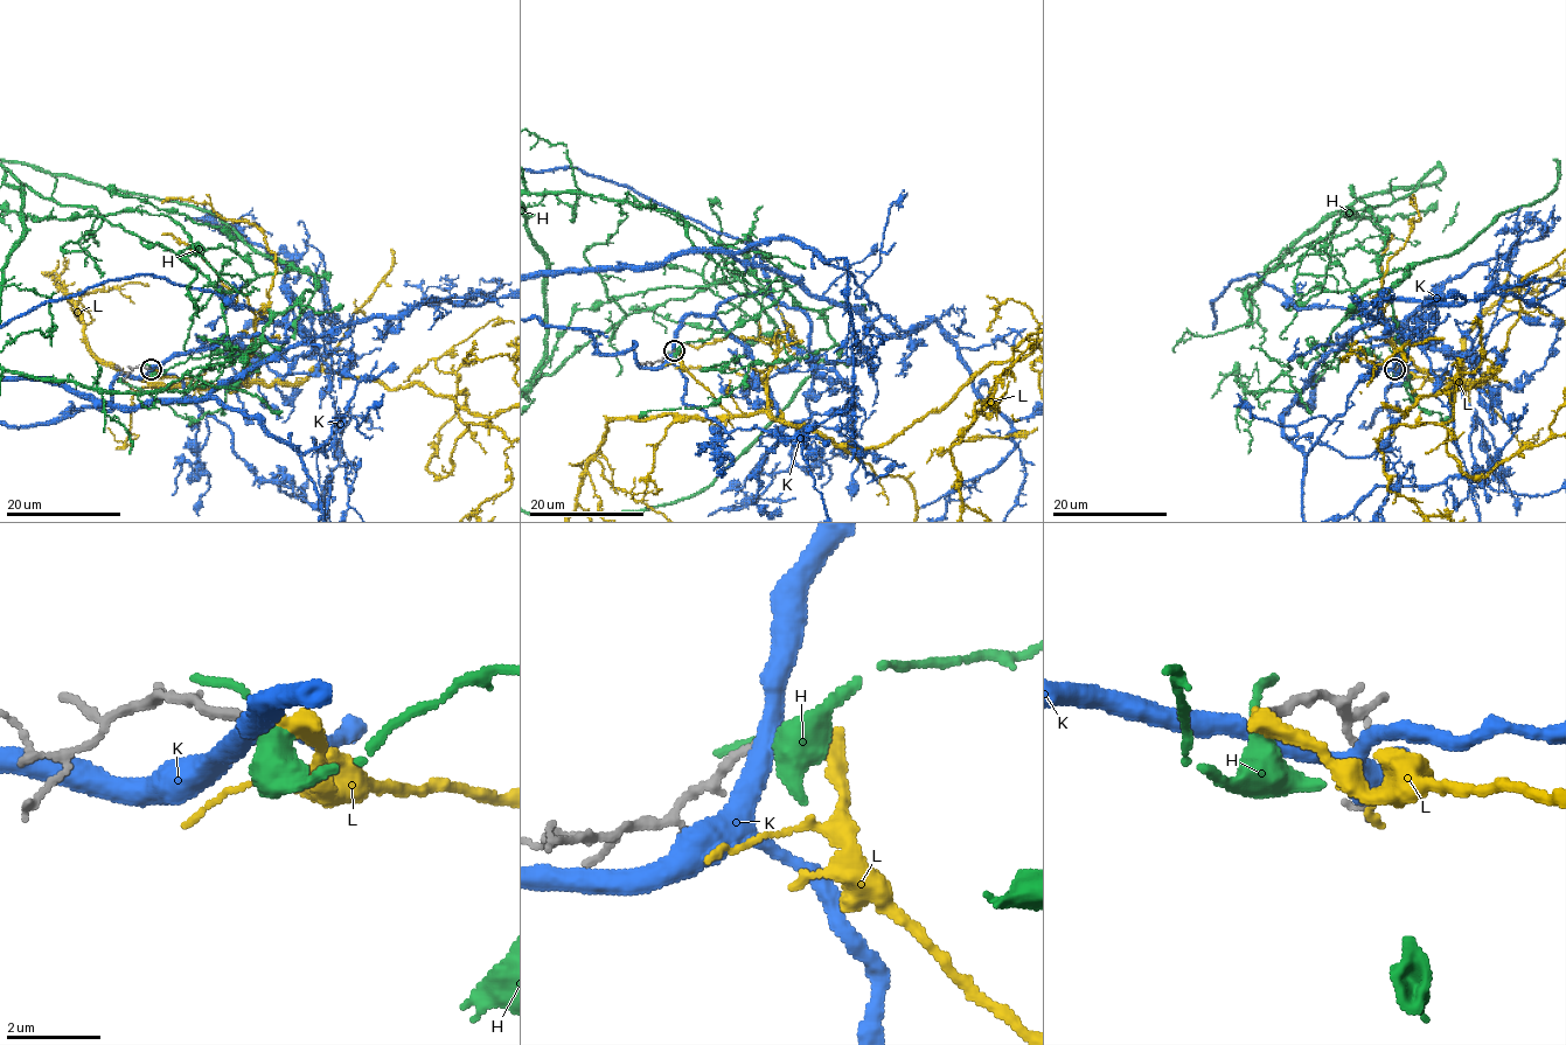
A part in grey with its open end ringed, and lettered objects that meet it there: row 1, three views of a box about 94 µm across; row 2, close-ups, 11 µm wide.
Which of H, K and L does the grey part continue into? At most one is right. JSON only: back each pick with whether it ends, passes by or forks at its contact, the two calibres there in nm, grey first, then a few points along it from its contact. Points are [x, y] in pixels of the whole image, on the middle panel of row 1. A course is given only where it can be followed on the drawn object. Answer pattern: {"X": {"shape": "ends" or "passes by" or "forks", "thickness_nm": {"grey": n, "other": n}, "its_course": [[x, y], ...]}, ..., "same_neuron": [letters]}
{"L": {"shape": "passes by", "thickness_nm": {"grey": 180, "other": 220}}, "same_neuron": ["L"]}

